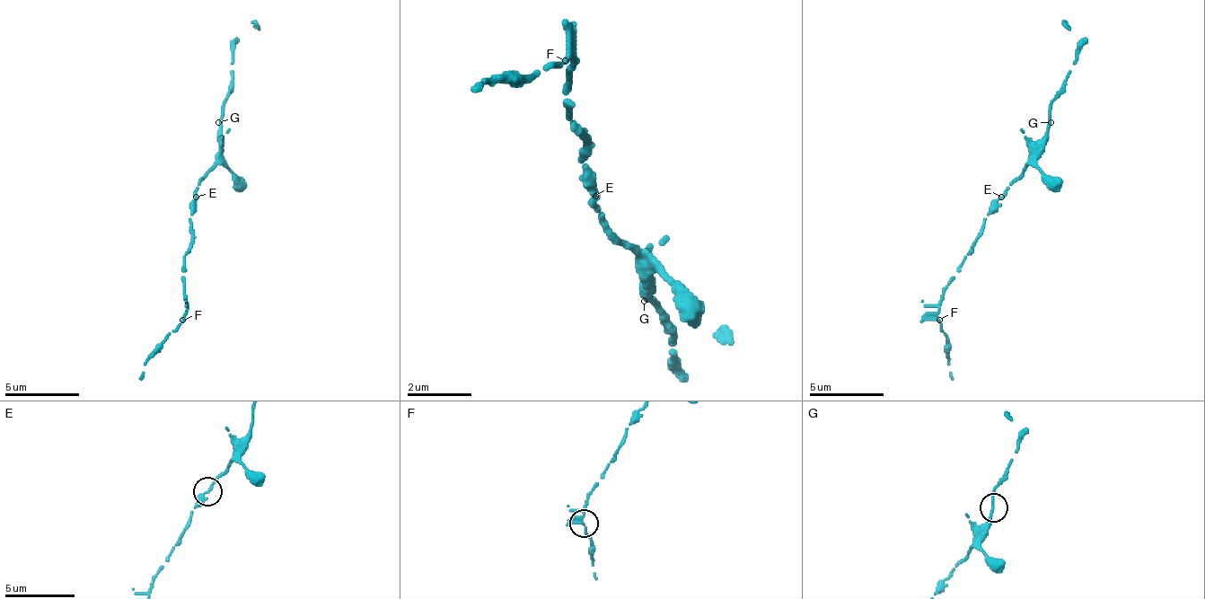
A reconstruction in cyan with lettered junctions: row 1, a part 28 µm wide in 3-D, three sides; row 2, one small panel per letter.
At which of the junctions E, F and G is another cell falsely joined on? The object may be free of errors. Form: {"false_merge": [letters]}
{"false_merge": ["F"]}

